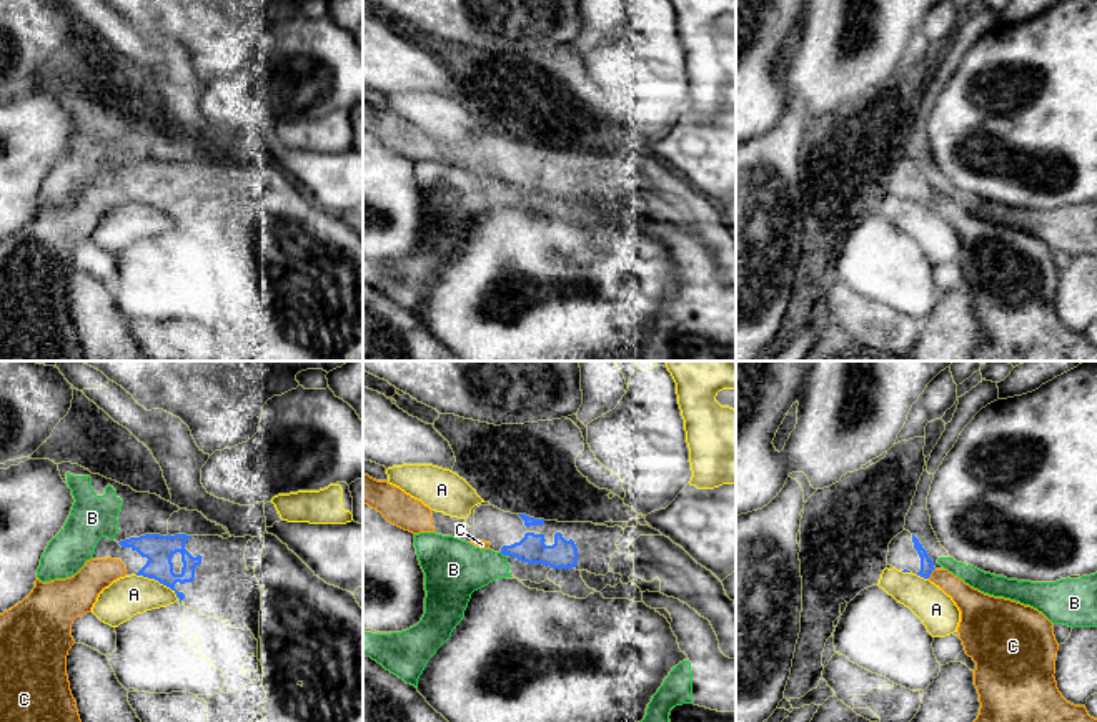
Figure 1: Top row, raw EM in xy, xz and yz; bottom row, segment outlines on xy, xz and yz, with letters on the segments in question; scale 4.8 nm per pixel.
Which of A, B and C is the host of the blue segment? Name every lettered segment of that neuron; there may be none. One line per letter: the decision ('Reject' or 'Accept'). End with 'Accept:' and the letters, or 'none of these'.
A: Reject
B: Reject
C: Accept
Accept: C

